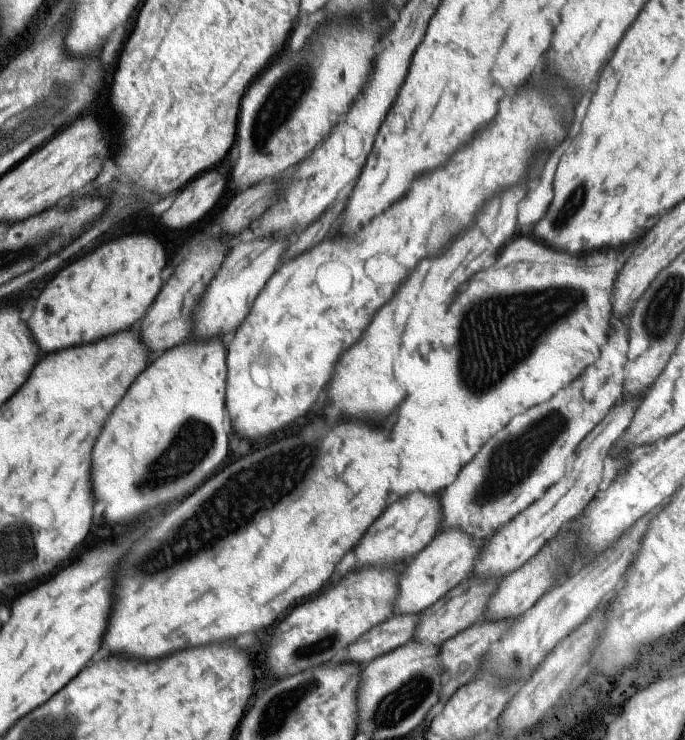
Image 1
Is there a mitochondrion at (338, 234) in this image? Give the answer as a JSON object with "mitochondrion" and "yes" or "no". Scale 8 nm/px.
{"mitochondrion":"no"}

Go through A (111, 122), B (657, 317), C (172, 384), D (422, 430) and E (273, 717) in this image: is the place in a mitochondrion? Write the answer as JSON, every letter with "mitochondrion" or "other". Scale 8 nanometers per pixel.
{"A":"other","B":"mitochondrion","C":"other","D":"other","E":"mitochondrion"}

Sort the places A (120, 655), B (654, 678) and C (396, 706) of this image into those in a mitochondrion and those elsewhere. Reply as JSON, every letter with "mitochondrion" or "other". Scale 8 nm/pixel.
{"A":"other","B":"other","C":"mitochondrion"}

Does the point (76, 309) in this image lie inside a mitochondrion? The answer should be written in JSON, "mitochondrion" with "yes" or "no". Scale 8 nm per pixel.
{"mitochondrion":"no"}

